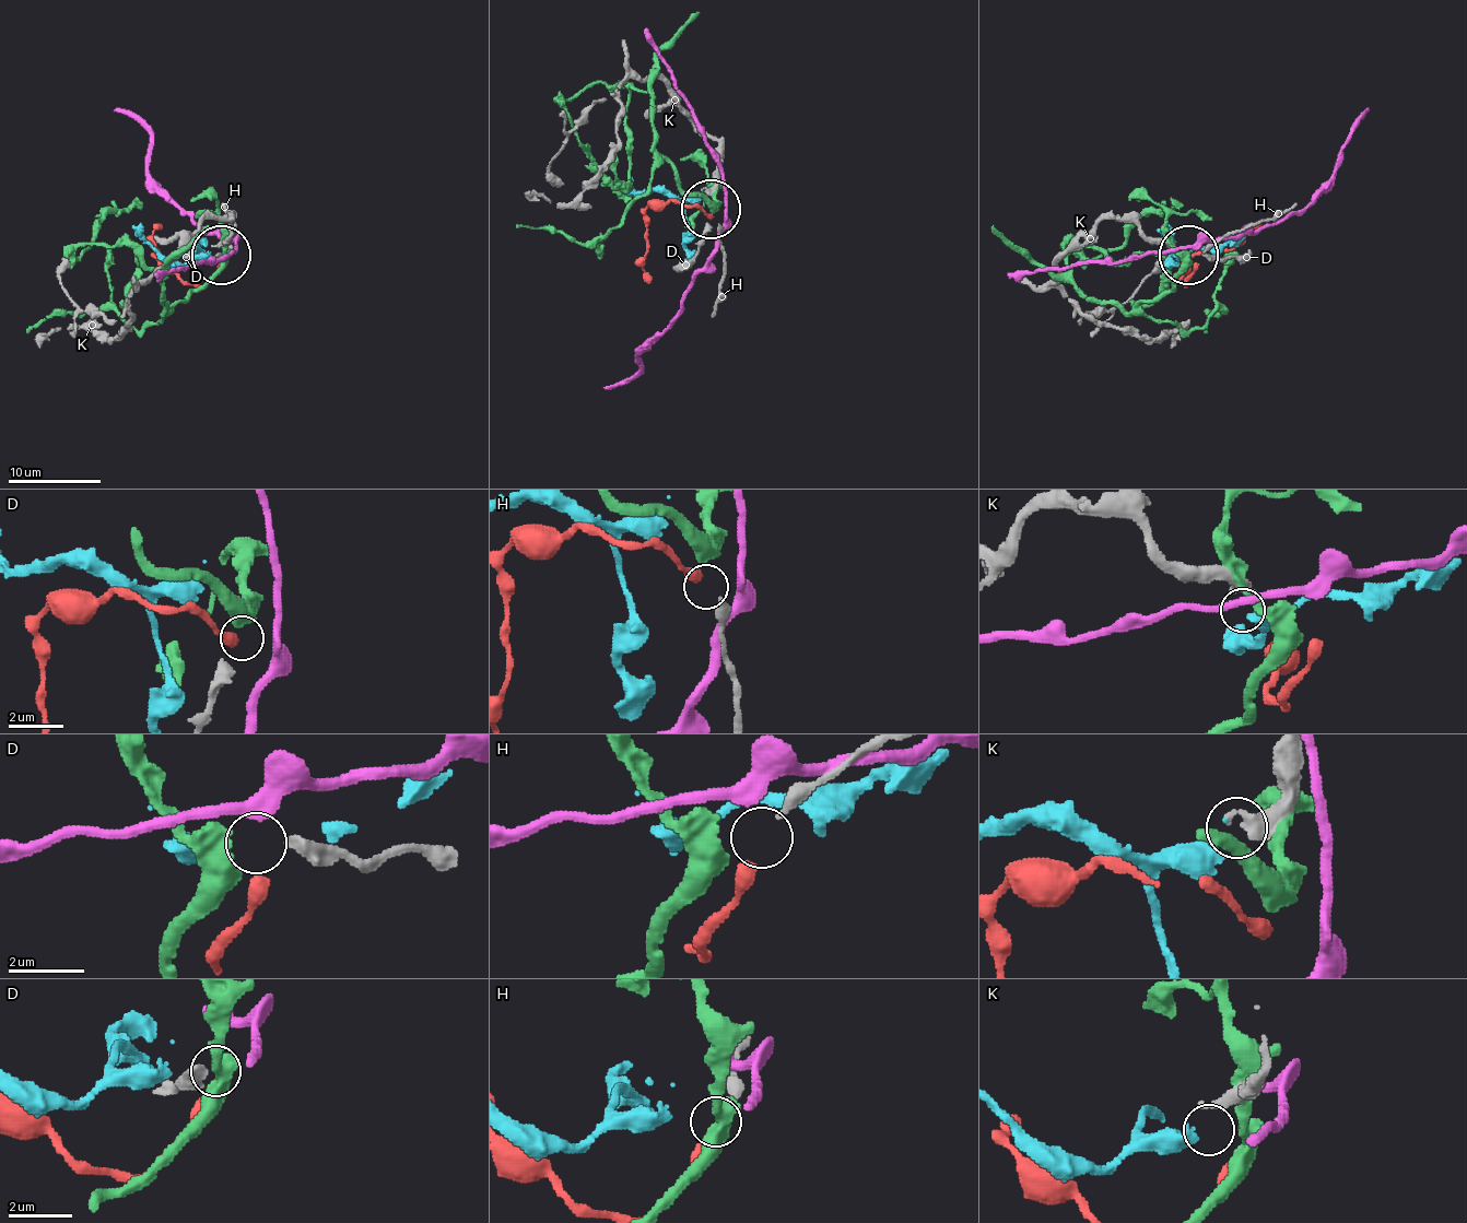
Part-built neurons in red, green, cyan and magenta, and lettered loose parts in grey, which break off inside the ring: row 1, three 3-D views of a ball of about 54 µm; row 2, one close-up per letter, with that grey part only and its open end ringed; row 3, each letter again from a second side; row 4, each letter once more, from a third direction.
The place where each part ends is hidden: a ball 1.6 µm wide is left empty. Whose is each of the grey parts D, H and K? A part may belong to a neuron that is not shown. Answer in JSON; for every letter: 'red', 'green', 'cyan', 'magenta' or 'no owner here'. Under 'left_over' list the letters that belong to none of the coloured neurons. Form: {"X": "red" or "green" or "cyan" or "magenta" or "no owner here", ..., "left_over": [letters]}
{"D": "green", "H": "red", "K": "cyan", "left_over": []}

